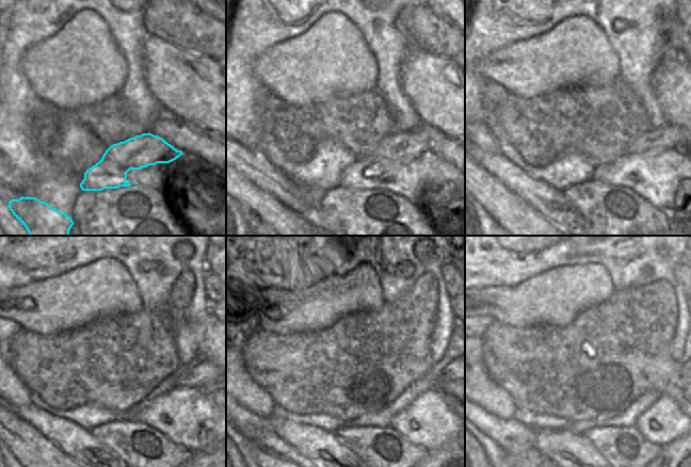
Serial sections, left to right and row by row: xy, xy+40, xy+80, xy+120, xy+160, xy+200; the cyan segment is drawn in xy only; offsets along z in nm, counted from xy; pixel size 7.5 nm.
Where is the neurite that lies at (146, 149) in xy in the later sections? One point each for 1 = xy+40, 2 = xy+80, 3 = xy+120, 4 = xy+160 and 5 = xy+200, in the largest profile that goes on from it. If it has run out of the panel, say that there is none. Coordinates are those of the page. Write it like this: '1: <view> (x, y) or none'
1: xy+40 (402, 146)
2: xy+80 (653, 142)
3: xy+120 (201, 372)
4: xy+160 (440, 374)
5: xy+200 (681, 366)

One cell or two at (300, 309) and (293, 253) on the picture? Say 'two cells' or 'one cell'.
two cells

